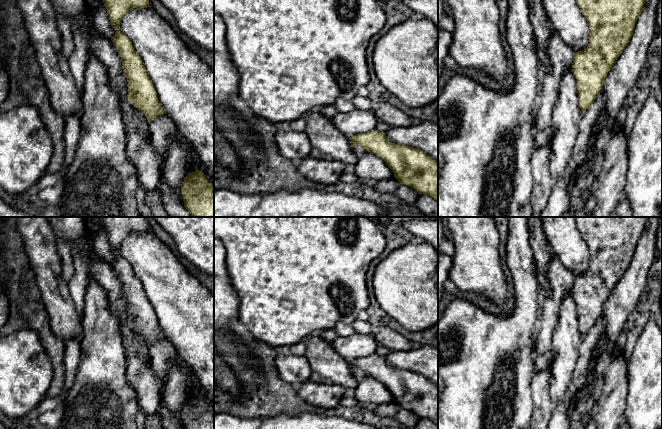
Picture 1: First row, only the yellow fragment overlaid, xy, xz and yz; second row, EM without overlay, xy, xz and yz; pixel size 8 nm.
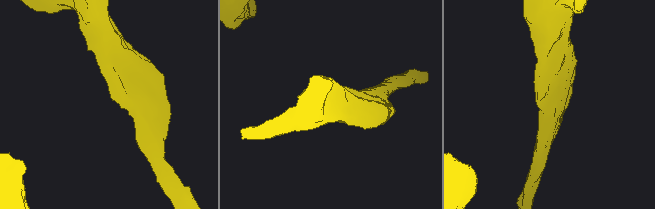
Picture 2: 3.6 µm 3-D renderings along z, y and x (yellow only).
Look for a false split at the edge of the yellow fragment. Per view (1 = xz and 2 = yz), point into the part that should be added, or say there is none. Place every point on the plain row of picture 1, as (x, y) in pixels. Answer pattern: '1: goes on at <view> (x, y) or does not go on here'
1: does not go on here
2: does not go on here

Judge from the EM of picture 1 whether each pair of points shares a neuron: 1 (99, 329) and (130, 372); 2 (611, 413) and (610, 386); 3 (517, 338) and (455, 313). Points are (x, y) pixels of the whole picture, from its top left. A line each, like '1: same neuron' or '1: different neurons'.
1: same neuron
2: same neuron
3: same neuron

